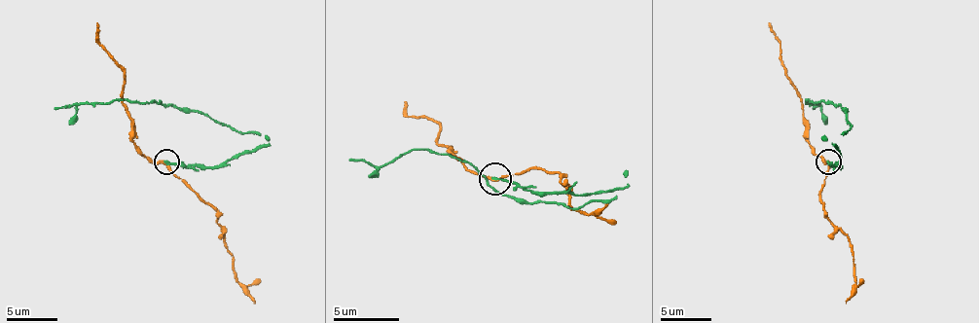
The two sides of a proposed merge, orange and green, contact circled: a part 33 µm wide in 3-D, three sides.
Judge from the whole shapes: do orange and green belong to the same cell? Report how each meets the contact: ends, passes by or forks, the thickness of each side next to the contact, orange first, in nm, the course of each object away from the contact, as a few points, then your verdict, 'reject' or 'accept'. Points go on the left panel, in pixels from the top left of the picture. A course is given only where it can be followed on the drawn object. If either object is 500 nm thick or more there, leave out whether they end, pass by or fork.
orange passes by; green ends there; 200 nm thick on the orange side, 200 nm on the other; orange runs (167, 162), (150, 162), (134, 142), (134, 122), (129, 117), (122, 94), (125, 69), (101, 44), (96, 23); green runs (167, 162), (220, 167), (261, 145), (261, 134), (169, 104), (129, 99), (54, 109); reject

